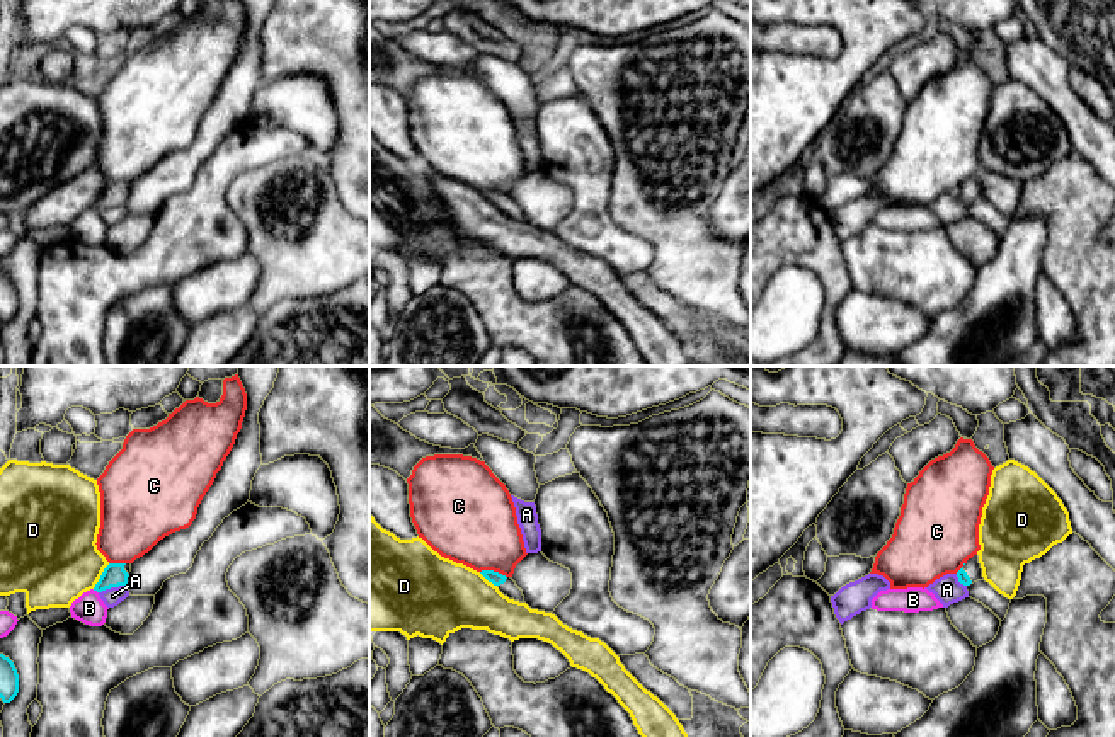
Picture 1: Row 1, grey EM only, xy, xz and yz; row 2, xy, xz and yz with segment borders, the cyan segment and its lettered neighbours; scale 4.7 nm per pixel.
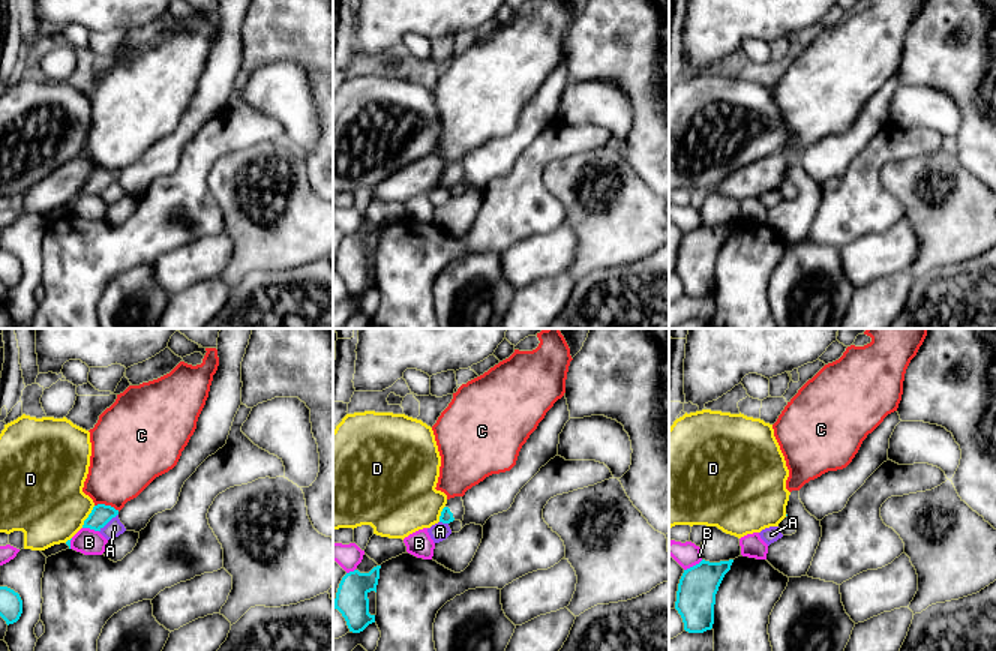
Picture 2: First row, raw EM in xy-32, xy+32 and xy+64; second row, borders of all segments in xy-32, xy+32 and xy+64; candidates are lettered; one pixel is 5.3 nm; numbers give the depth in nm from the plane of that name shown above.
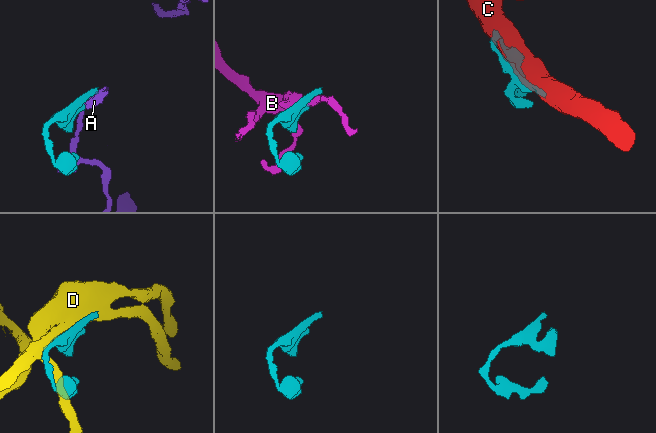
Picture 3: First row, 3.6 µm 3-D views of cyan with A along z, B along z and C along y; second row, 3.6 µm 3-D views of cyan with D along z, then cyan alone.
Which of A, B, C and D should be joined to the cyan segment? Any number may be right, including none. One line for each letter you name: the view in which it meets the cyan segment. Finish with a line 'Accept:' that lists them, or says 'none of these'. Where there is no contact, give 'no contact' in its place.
Accept: none of these

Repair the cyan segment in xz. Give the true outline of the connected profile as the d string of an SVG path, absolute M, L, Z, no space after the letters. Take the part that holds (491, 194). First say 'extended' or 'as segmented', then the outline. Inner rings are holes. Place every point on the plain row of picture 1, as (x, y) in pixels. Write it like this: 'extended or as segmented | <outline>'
extended | M482 189L480 191L489 201L499 206L499 209L507 214L509 218L524 221L523 209L516 204L511 196L506 196L494 189Z

